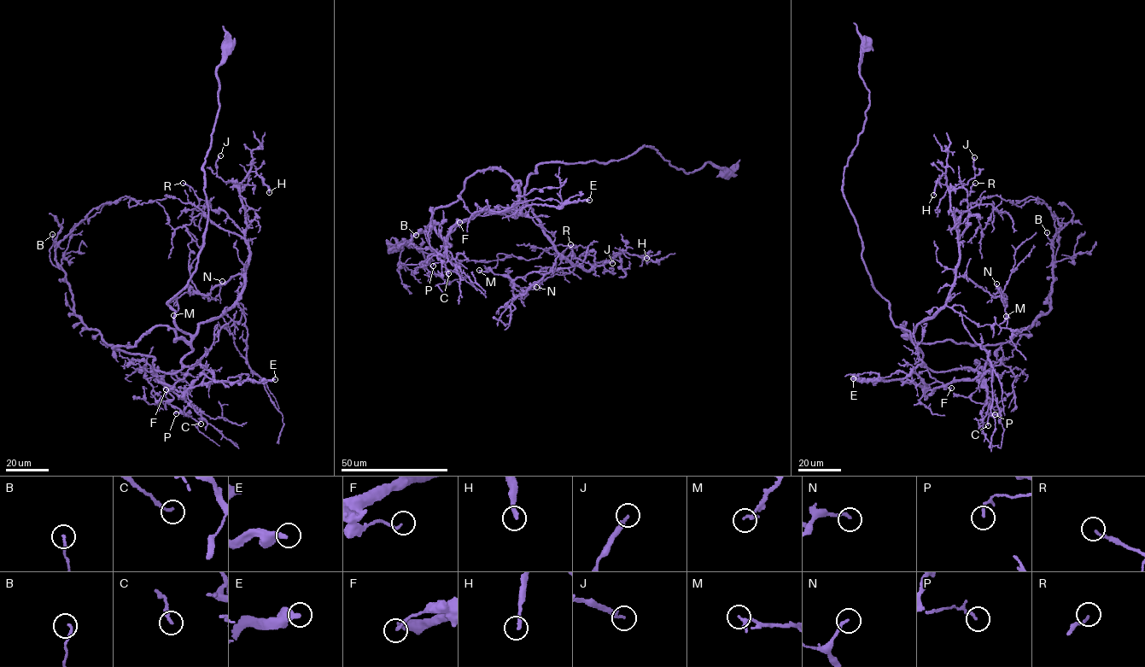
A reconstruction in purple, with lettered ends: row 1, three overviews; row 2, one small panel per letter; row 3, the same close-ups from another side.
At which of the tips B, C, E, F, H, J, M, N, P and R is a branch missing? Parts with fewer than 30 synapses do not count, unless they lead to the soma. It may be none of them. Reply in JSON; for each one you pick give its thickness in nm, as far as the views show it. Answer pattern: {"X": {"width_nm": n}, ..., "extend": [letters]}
{"E": {"width_nm": 340}, "extend": ["E"]}

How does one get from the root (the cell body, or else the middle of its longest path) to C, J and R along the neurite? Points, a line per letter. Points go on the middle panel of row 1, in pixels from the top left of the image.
C: (727, 172), (686, 173), (645, 145), (541, 162), (517, 206), (450, 233), (448, 273)
J: (727, 172), (686, 173), (645, 145), (539, 165), (524, 197), (554, 248), (612, 263)
R: (727, 172), (686, 173), (645, 145), (541, 162), (527, 204), (593, 269), (570, 244)

